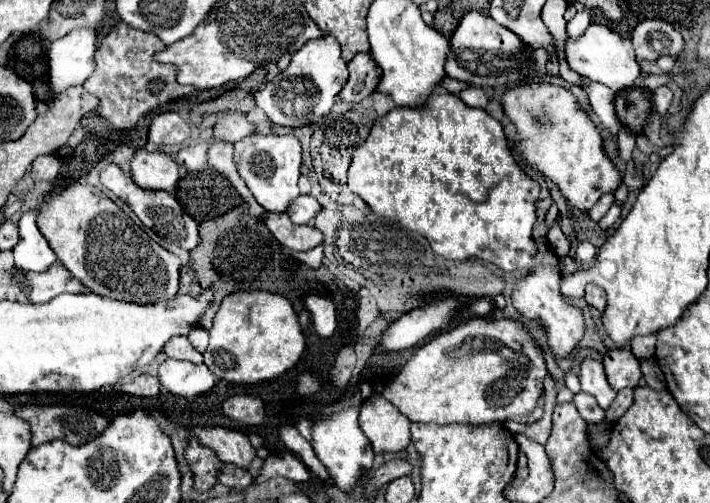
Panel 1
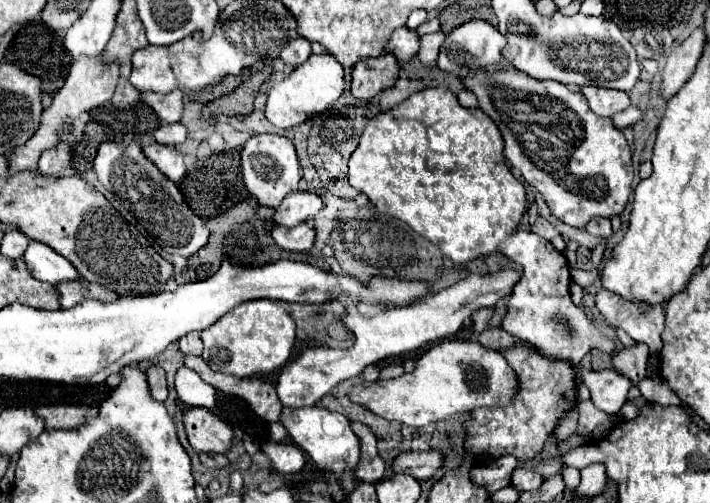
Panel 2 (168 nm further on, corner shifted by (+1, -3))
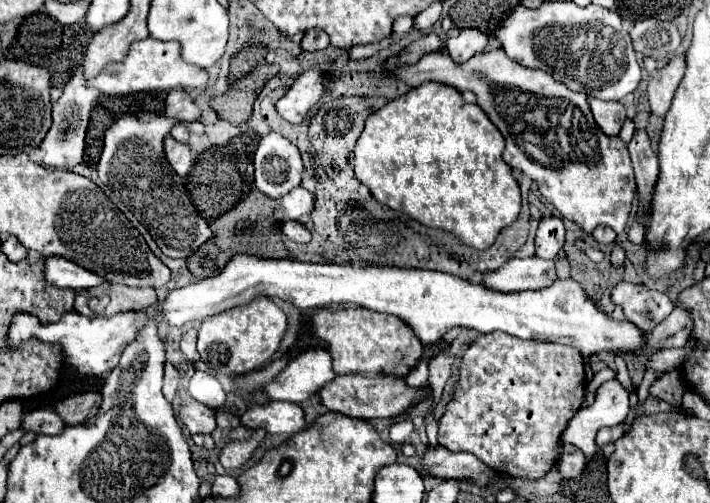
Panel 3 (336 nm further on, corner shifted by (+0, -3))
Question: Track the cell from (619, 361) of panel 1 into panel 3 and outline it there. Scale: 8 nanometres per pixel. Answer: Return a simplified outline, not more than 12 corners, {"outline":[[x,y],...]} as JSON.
{"outline":[[675,304],[665,322],[649,332],[653,350],[685,346],[693,318]]}

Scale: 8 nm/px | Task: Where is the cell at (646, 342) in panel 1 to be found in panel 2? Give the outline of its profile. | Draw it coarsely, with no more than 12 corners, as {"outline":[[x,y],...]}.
{"outline":[[600,290],[596,308],[614,328],[662,350],[664,308]]}

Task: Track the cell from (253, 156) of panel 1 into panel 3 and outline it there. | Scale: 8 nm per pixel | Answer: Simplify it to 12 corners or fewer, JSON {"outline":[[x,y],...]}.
{"outline":[[277,132],[261,138],[255,186],[283,198],[301,184],[301,154]]}

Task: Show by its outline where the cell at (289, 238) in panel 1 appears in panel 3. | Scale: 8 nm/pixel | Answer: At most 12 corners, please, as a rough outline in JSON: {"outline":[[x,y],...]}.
{"outline":[[285,222],[281,230],[289,240],[305,244],[311,232],[301,222]]}

